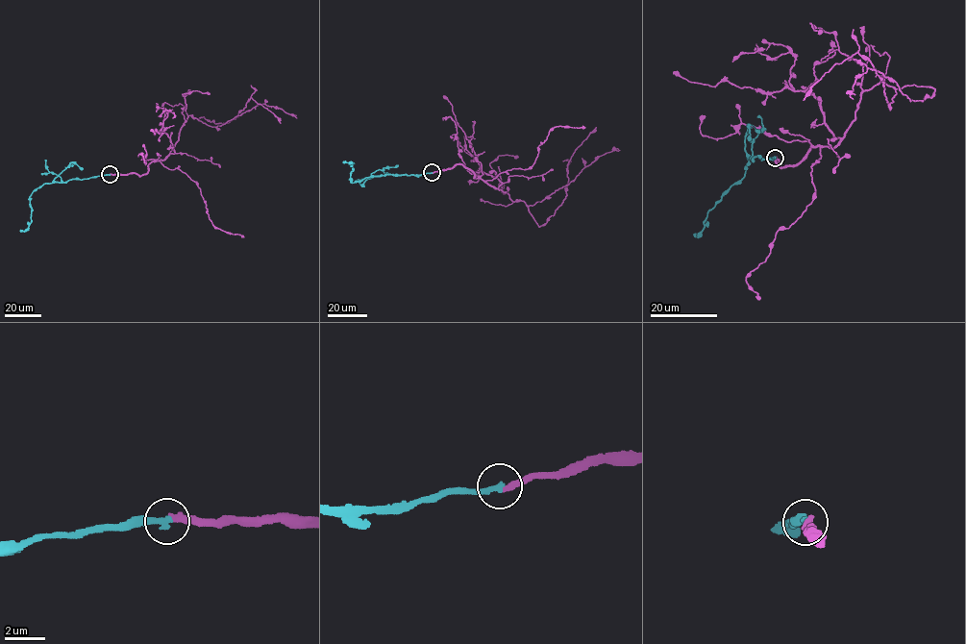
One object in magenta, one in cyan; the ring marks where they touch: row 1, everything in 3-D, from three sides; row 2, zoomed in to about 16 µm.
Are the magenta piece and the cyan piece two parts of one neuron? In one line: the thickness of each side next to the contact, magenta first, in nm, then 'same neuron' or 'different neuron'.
calibres 360 and 320 nm; different neuron

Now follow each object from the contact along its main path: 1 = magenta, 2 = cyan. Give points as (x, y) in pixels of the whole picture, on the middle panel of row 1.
1: (432, 172), (469, 168), (512, 201), (522, 200), (542, 225), (567, 195), (573, 153), (596, 127)
2: (432, 172), (372, 176), (351, 183), (353, 163), (343, 161)

